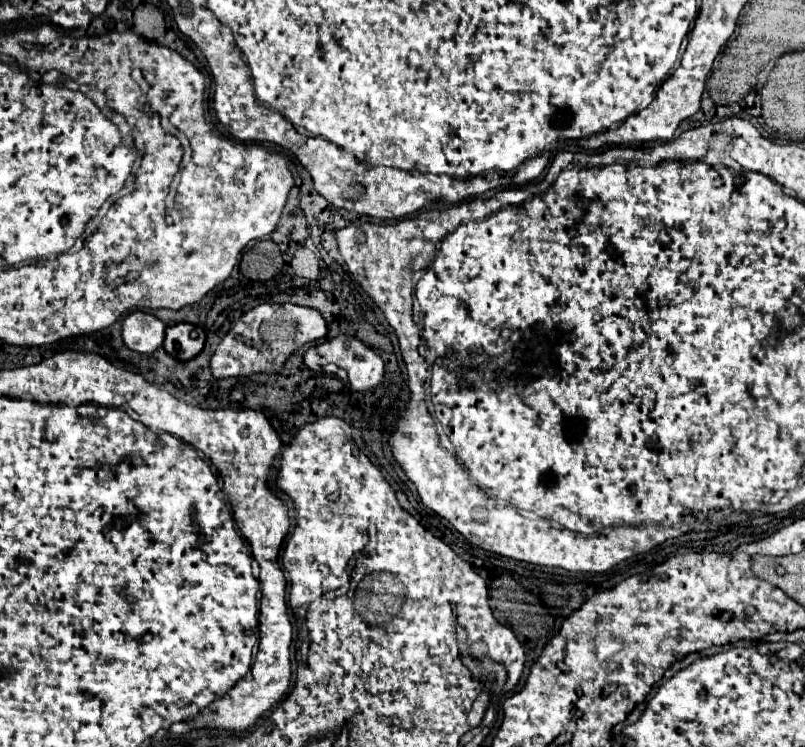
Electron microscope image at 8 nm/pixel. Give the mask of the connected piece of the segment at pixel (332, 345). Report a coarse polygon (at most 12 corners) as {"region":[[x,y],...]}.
{"region":[[337,336],[305,352],[311,370],[347,370],[355,392],[383,382],[381,356],[359,338]]}

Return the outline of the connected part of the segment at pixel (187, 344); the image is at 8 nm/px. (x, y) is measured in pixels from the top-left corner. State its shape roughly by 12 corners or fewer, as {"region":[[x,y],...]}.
{"region":[[193,324],[167,328],[163,348],[177,360],[203,350],[205,332]]}

